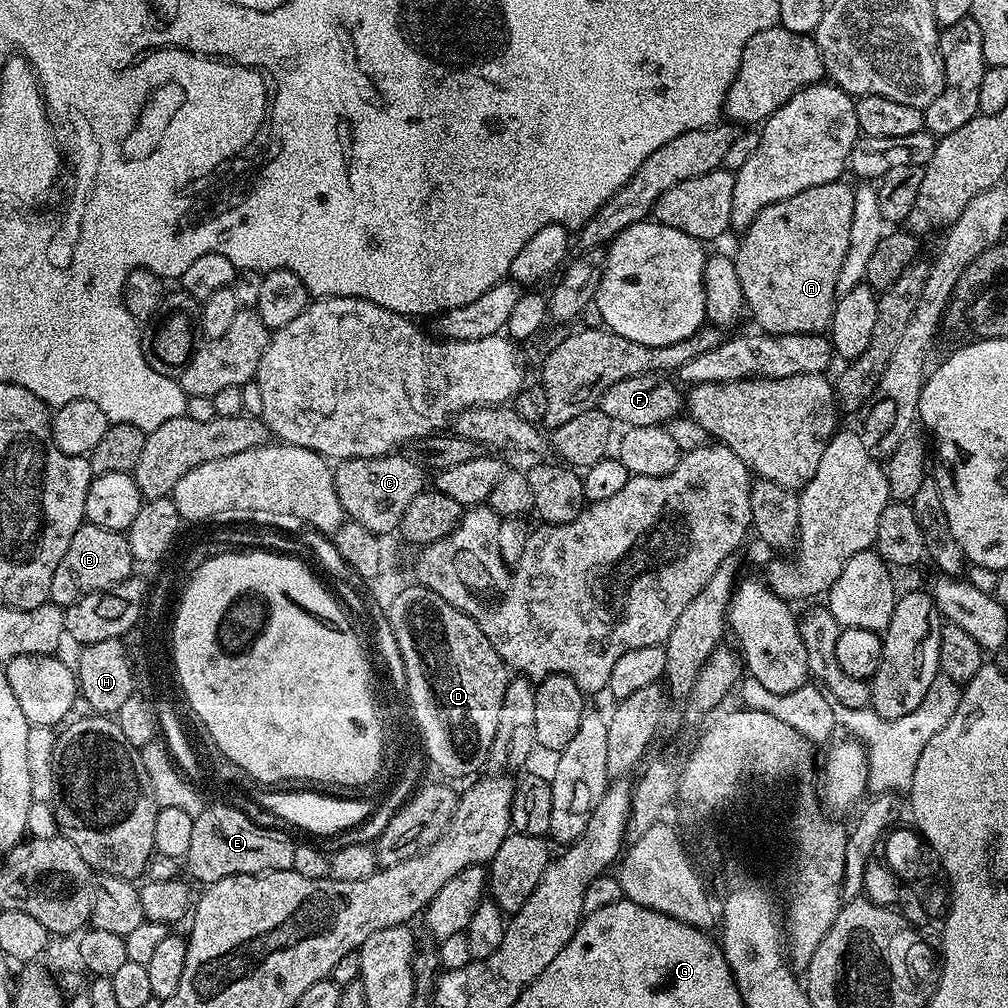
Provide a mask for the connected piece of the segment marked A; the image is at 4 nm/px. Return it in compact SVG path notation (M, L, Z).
M835 180L834 182L826 182L822 186L810 186L810 190L802 190L802 194L794 194L782 202L774 202L763 208L758 214L758 218L754 218L754 222L750 222L750 226L743 229L741 236L744 237L741 238L736 252L734 251L734 259L738 270L738 282L742 282L744 303L750 316L752 312L753 318L756 319L755 327L759 331L769 336L789 336L790 334L815 336L829 331L832 322L832 310L836 307L838 299L836 295L838 270L842 270L842 258L846 258L846 246L850 246L850 218L854 218L854 188L851 183L849 185L844 183Z

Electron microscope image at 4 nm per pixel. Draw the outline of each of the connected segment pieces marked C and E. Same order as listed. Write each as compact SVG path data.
M404 454L341 460L332 474L345 517L375 532L380 538L386 537L387 532L395 533L399 529L406 506L414 502L417 494L425 491L424 476L425 469Z
M209 803L194 817L194 830L186 857L186 872L189 872L187 875L193 881L201 880L201 885L207 886L231 876L254 876L262 872L286 872L291 869L297 841L291 840L287 831L279 827L263 828L246 813L231 808L231 803L213 803Z

